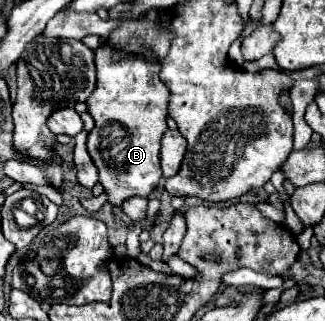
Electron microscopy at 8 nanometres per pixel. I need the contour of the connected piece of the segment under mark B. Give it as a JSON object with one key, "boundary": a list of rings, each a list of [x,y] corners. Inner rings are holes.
{"boundary":[[[103,44],[95,52],[97,88],[89,96],[89,114],[95,120],[93,132],[87,136],[87,150],[99,170],[99,184],[103,186],[109,204],[121,208],[123,200],[133,196],[149,196],[161,180],[159,146],[167,130],[169,90],[159,80],[159,64],[147,62],[139,56],[127,56],[113,62],[111,48]],[[117,124],[123,130],[103,130],[103,126]]]}

